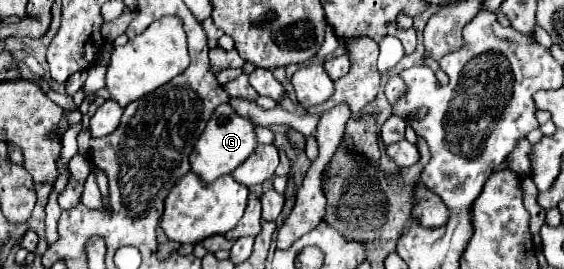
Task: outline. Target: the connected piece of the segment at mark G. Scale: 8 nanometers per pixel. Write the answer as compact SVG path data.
M222 103L220 107L216 107L212 117L208 119L208 127L204 129L204 133L196 141L196 147L190 155L192 171L202 175L202 179L208 183L224 173L232 173L256 149L256 145L258 145L256 129L258 129L258 123L254 123L250 117L238 115L230 103Z

